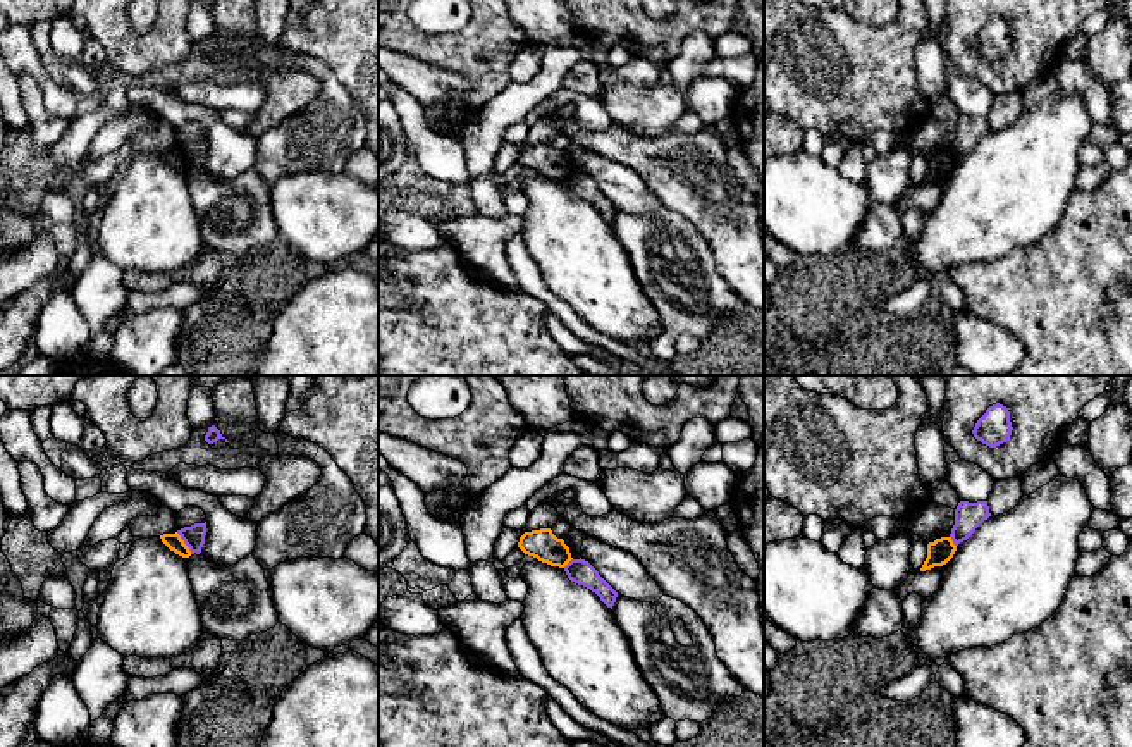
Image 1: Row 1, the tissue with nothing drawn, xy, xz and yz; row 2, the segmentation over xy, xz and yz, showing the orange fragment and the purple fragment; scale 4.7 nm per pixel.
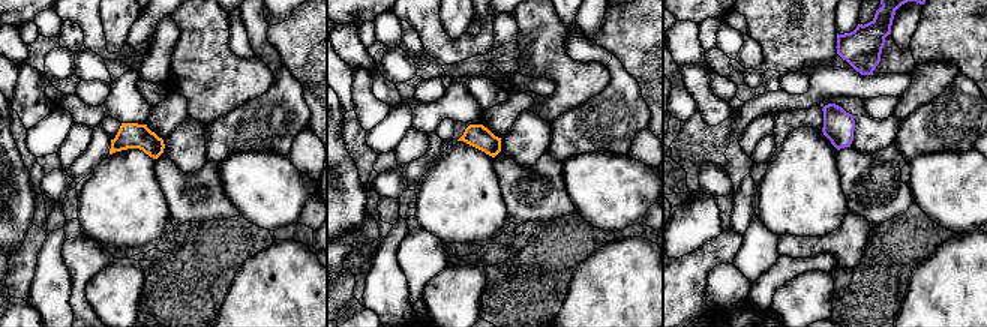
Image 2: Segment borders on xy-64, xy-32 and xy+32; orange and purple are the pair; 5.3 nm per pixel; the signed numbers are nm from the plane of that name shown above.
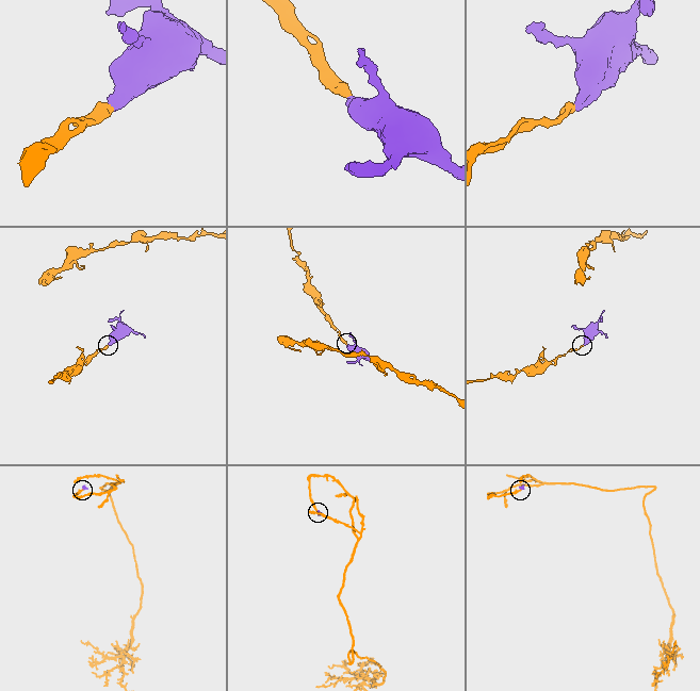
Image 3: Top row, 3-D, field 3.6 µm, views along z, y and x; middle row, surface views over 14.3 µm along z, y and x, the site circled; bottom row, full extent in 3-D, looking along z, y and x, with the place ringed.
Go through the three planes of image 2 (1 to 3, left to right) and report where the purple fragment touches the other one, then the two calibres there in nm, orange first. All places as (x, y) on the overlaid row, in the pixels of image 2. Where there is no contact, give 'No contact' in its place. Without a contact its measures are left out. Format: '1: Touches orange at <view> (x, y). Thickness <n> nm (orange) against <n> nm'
1: No contact
2: No contact
3: No contact

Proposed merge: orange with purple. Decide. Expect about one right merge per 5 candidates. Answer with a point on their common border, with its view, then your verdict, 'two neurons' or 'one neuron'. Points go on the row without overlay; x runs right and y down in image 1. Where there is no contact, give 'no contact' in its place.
meets orange in xy at (183, 157); two neurons

